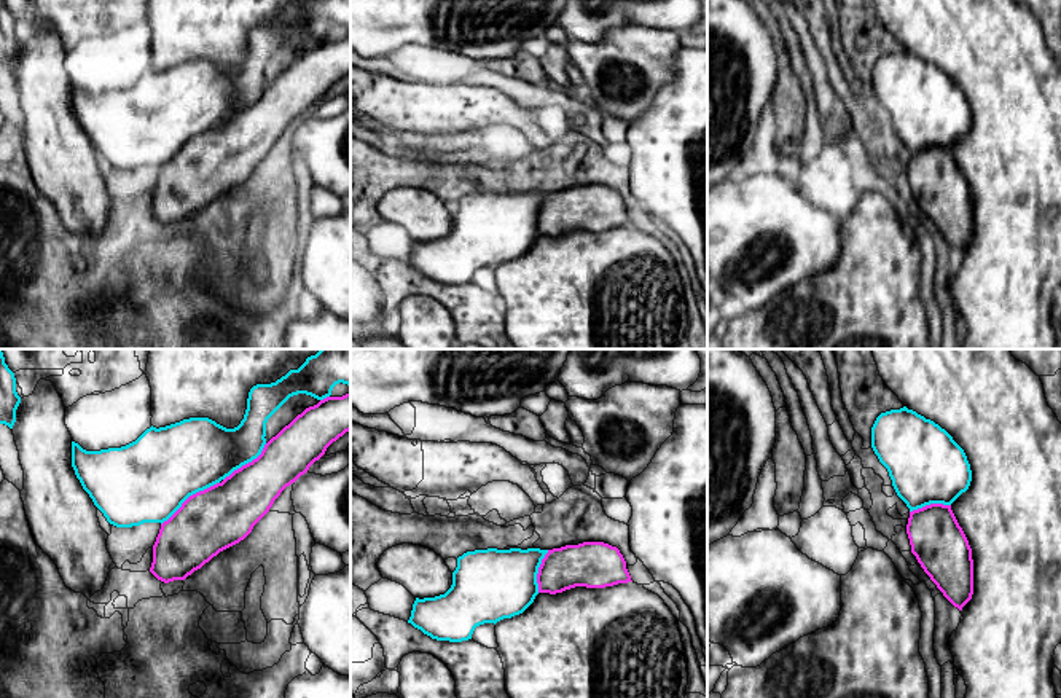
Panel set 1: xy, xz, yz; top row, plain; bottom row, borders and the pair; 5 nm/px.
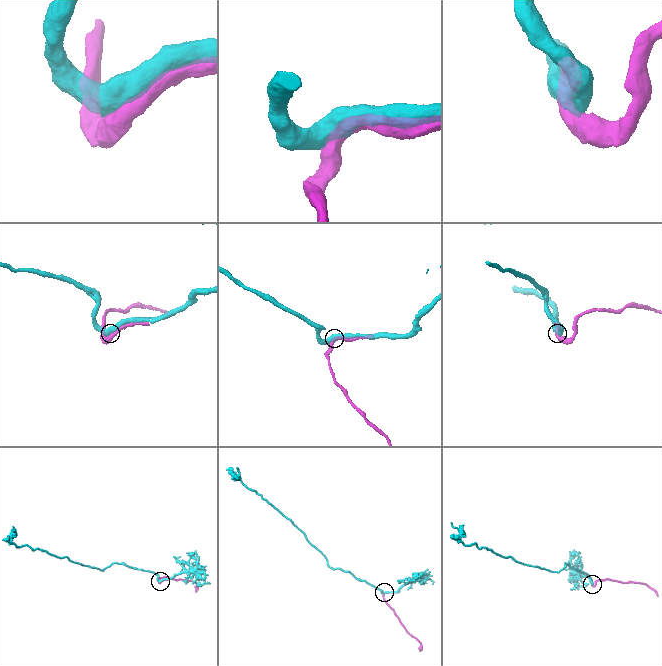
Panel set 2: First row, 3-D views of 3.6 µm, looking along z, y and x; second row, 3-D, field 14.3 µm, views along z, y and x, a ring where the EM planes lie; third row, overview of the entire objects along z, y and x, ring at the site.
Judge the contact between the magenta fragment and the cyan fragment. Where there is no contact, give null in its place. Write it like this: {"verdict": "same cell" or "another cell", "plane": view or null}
{"verdict": "same cell", "plane": "xy"}

